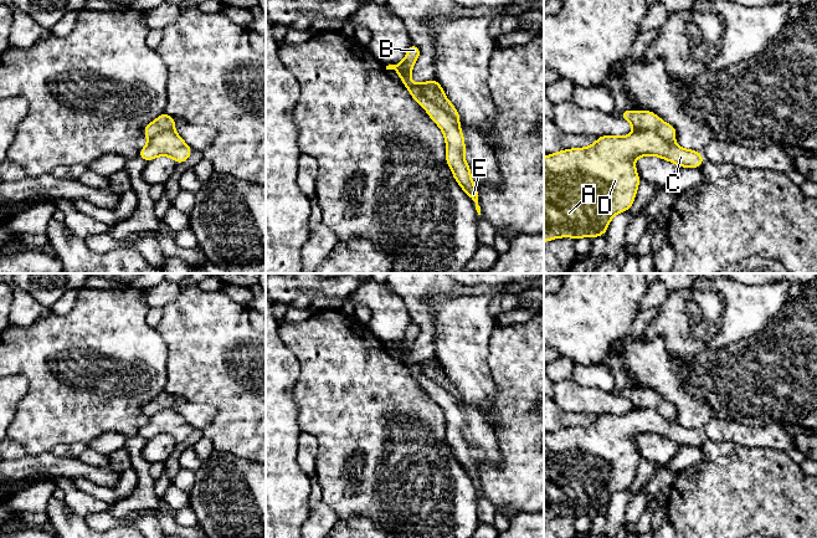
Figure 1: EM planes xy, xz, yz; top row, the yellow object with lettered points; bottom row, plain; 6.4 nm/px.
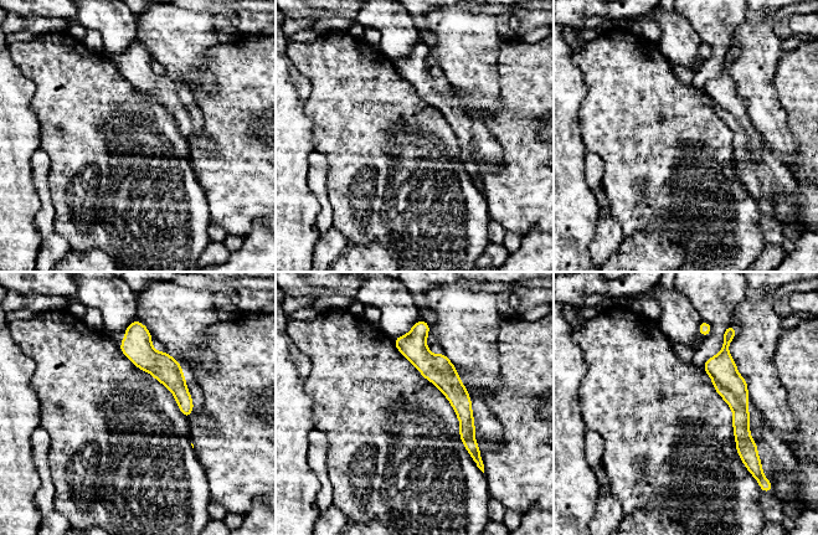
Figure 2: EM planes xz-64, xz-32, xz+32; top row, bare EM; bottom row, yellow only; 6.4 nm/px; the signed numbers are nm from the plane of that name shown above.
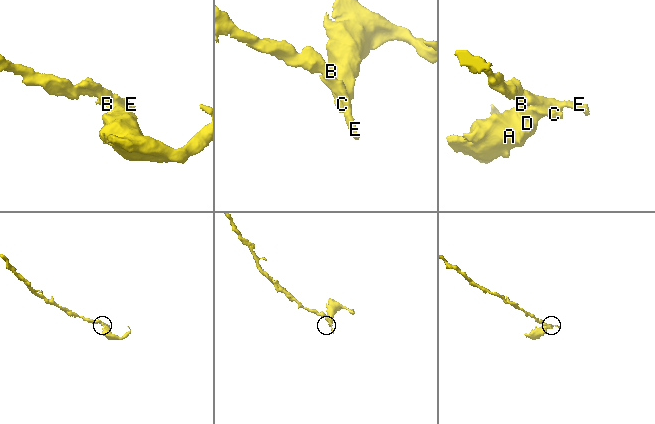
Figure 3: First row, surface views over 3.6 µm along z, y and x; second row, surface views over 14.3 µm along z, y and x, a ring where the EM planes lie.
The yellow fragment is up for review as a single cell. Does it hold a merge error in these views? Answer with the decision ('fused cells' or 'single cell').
fused cells

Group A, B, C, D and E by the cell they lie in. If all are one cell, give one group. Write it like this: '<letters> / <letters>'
A C D / B E

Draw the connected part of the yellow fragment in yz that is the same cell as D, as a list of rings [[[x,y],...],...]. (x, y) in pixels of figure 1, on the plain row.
[[[634,409],[626,415],[600,414],[589,426],[559,429],[544,435],[544,521],[556,516],[598,516],[611,497],[630,488],[641,457],[634,439],[656,434],[682,446],[700,446],[703,432],[664,419],[652,409]]]

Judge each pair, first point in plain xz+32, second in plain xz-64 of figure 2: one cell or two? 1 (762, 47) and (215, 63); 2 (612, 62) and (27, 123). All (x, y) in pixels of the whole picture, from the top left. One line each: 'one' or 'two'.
1: two
2: two

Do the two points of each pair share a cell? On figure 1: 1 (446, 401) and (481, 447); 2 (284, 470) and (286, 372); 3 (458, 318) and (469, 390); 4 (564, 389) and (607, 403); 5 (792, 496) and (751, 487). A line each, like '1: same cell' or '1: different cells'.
1: same cell
2: same cell
3: same cell
4: same cell
5: same cell

